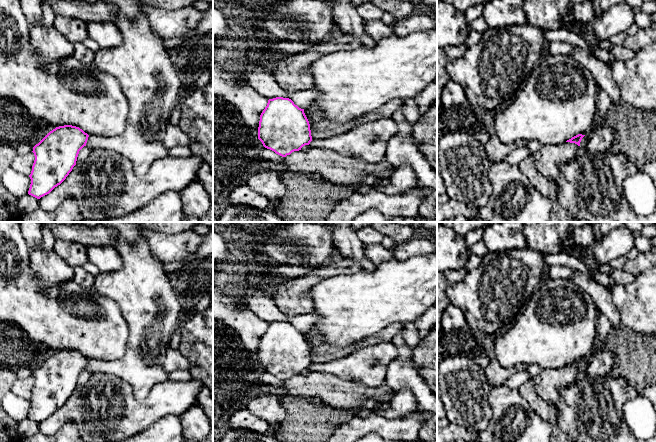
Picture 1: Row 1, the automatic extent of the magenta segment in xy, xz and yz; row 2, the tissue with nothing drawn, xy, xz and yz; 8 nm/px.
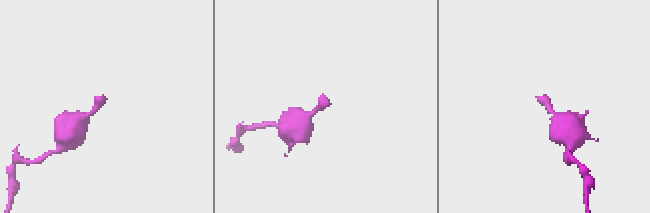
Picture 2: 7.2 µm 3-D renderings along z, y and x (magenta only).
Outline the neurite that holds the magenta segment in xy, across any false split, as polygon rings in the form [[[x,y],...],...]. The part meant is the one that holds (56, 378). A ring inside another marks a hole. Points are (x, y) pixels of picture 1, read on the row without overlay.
[[[72,349],[59,350],[50,355],[33,371],[35,384],[32,390],[30,412],[28,418],[40,423],[60,409],[76,389],[79,375],[86,370],[89,359],[82,353]]]

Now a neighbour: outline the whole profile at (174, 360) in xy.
[[[168,348],[164,358],[163,368],[167,373],[175,370],[188,370],[190,369],[190,362],[180,352],[179,349]]]

